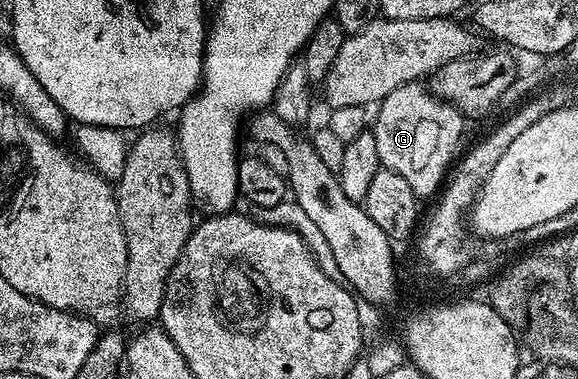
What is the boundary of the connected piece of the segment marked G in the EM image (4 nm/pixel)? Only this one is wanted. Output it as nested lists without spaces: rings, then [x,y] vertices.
[[[420,81],[403,83],[394,88],[385,99],[380,100],[375,111],[376,127],[373,126],[371,132],[378,141],[381,168],[398,173],[398,177],[403,177],[406,185],[414,189],[416,196],[435,196],[457,158],[456,146],[464,135],[465,116],[457,107],[451,107],[431,94]]]

